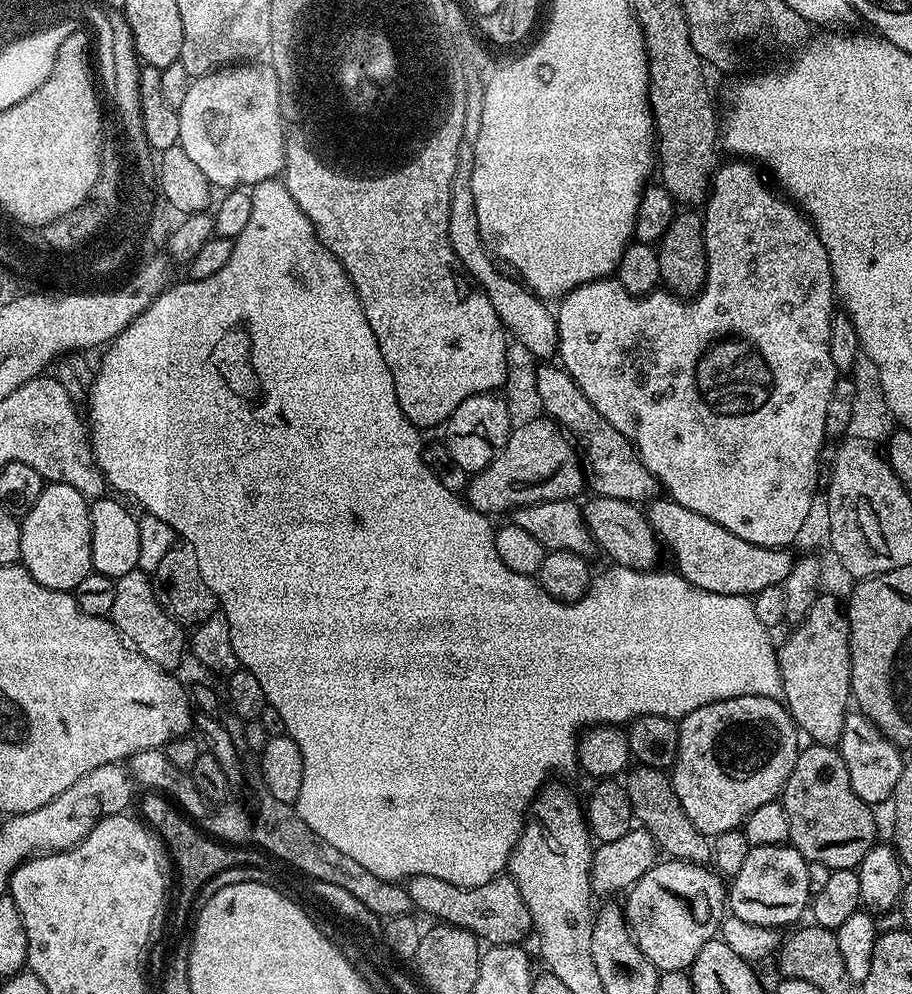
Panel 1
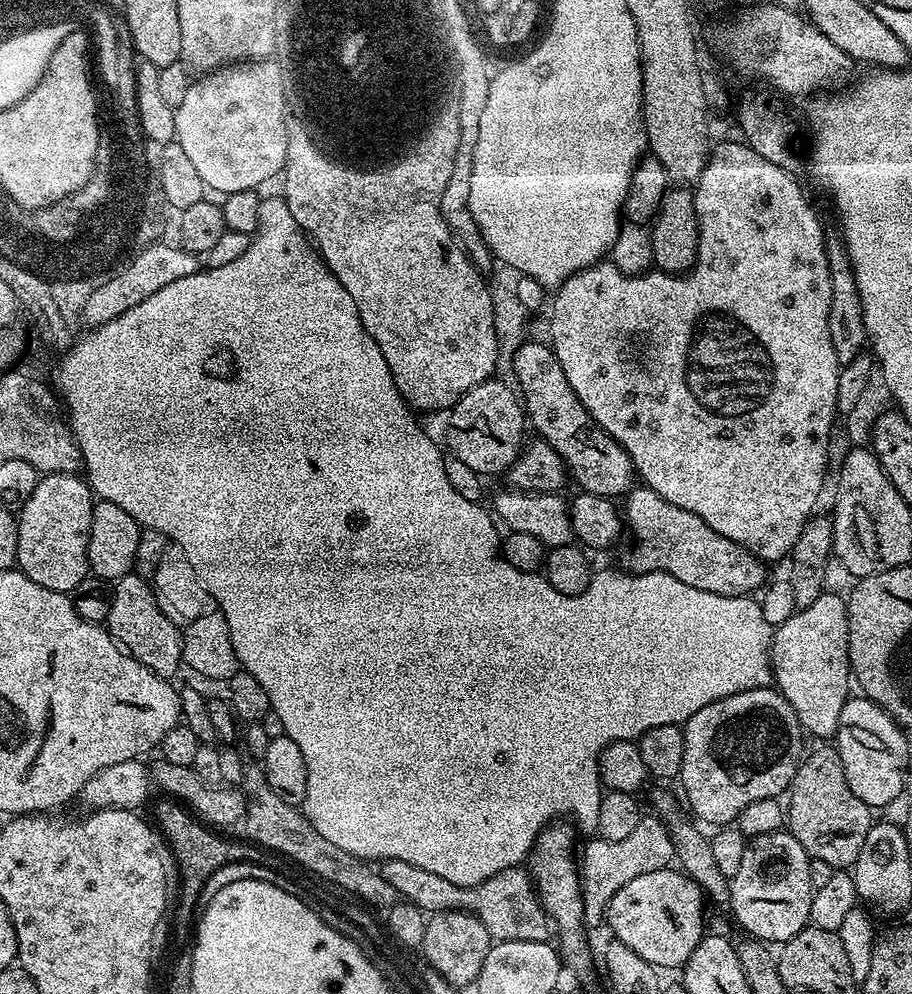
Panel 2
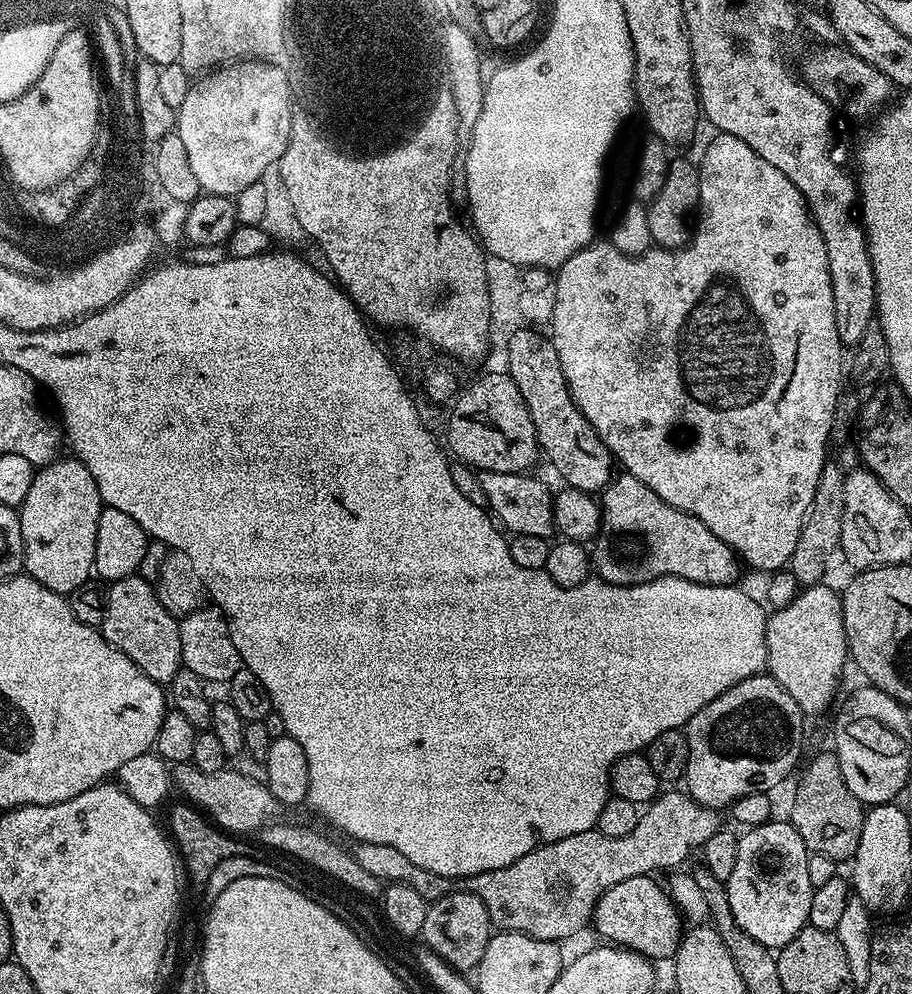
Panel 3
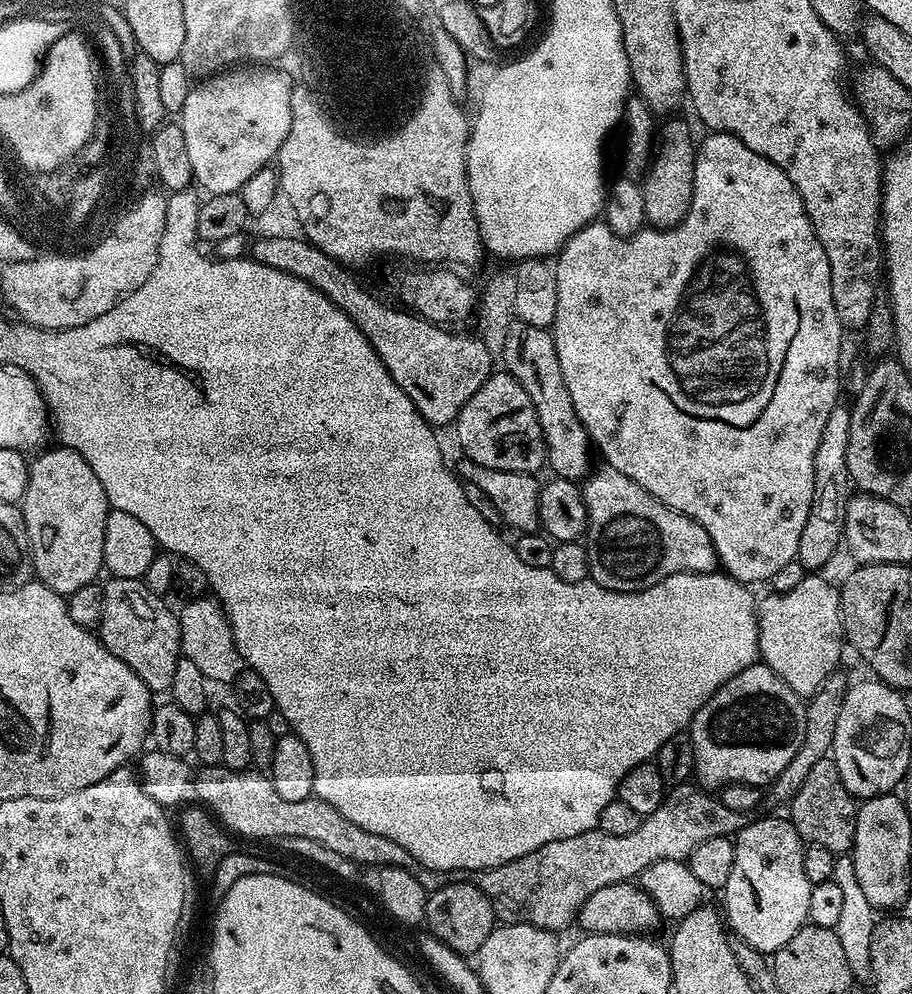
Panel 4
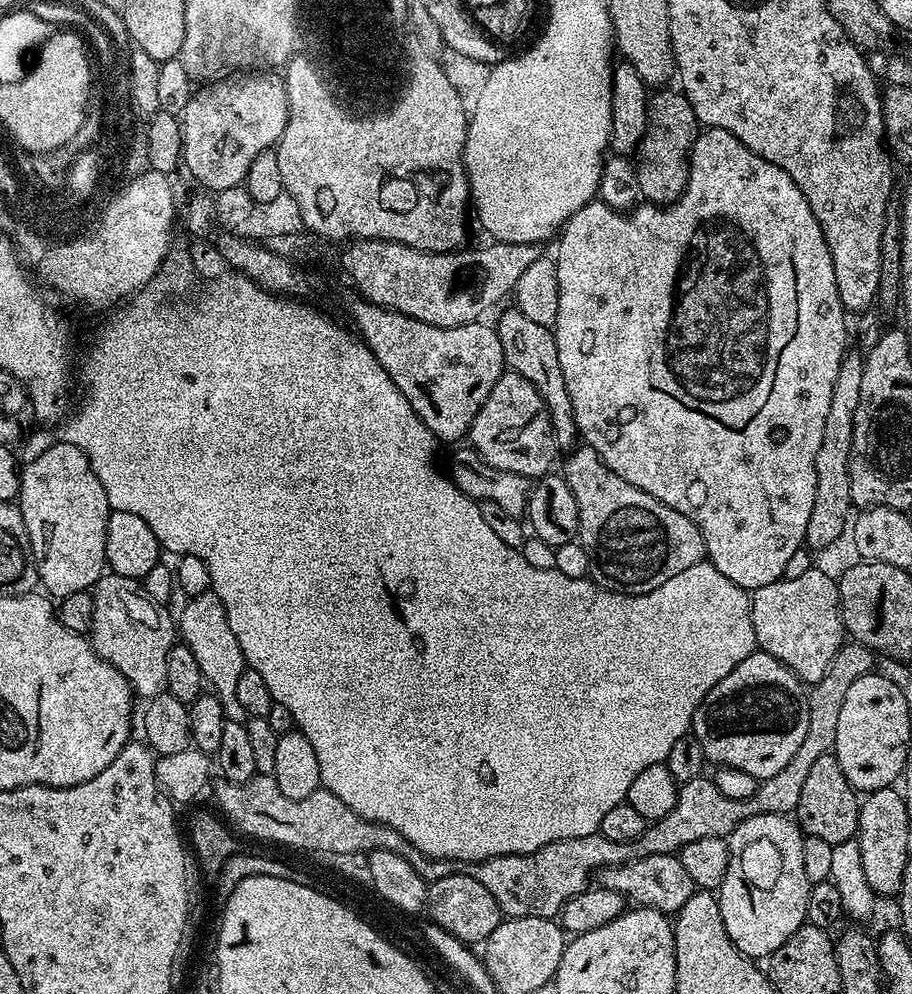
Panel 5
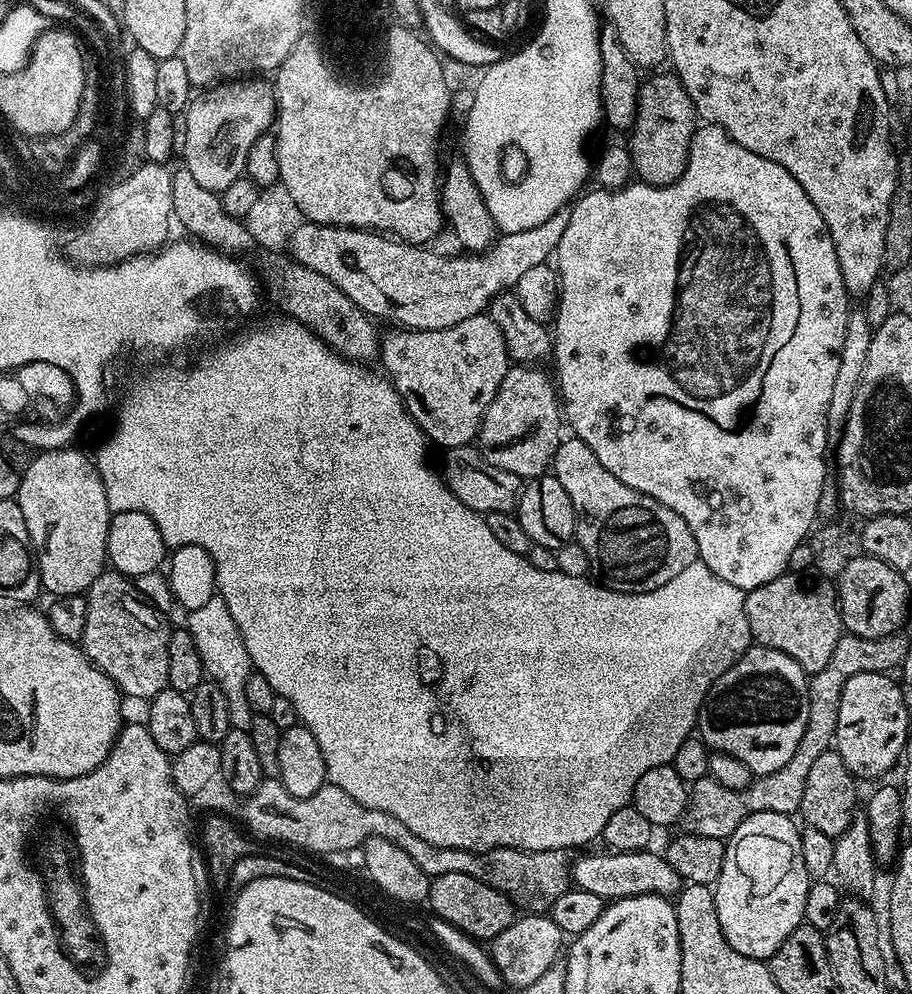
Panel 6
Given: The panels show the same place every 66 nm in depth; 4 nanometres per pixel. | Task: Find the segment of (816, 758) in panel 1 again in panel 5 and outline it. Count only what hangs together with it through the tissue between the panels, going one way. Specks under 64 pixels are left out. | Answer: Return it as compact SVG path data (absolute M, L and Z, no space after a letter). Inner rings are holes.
M829 754L818 758L818 762L814 762L813 768L810 769L806 783L802 785L802 798L798 798L794 819L800 825L804 836L823 838L831 844L841 844L857 835L860 803L857 790L847 780L835 755Z

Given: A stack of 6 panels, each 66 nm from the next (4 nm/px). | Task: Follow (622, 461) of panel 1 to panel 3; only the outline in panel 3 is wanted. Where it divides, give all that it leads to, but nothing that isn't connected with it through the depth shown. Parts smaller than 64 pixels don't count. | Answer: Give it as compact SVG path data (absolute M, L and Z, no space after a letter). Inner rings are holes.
M520 326L508 337L509 370L508 376L518 386L530 410L536 437L540 443L543 459L552 463L552 468L564 479L569 488L577 488L593 494L603 493L608 483L614 479L614 457L606 442L586 422L582 410L574 402L562 374L562 362L558 350L554 350L551 339L532 326Z

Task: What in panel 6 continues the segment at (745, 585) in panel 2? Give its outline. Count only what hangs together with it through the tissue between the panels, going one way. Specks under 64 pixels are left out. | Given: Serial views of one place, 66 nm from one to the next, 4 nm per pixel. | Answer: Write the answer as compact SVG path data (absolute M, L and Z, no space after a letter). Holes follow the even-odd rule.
M575 438L561 439L560 445L550 465L551 475L562 482L562 490L570 494L570 502L576 515L575 543L586 550L586 558L590 558L590 572L605 588L613 588L616 592L649 592L658 590L658 586L666 586L670 578L674 578L686 566L697 563L698 546L694 542L694 534L690 534L690 526L674 514L662 502L626 486L626 482L618 482L598 458L594 458L594 450L586 446L586 442Z

